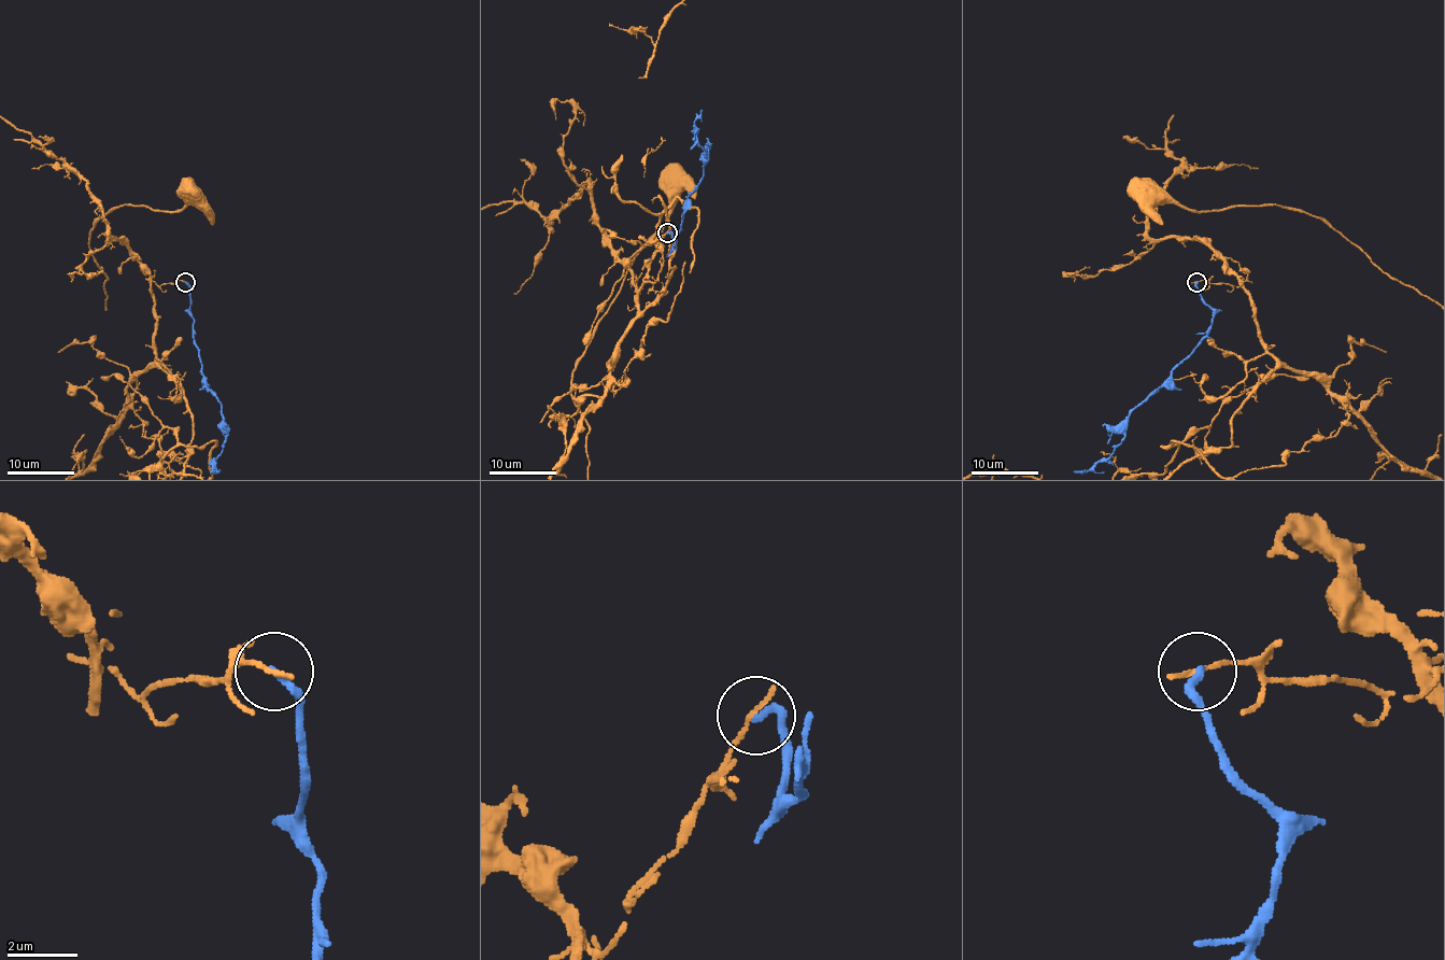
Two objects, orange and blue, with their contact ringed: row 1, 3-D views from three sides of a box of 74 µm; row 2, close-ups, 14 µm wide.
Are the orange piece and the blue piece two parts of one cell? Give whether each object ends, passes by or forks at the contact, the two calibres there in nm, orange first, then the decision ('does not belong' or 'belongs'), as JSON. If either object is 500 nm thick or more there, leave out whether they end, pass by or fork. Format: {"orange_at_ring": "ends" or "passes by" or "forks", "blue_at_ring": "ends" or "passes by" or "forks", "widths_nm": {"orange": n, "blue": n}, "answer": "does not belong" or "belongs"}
{"orange_at_ring": "ends", "blue_at_ring": "ends", "widths_nm": {"orange": 140, "blue": 240}, "answer": "does not belong"}

